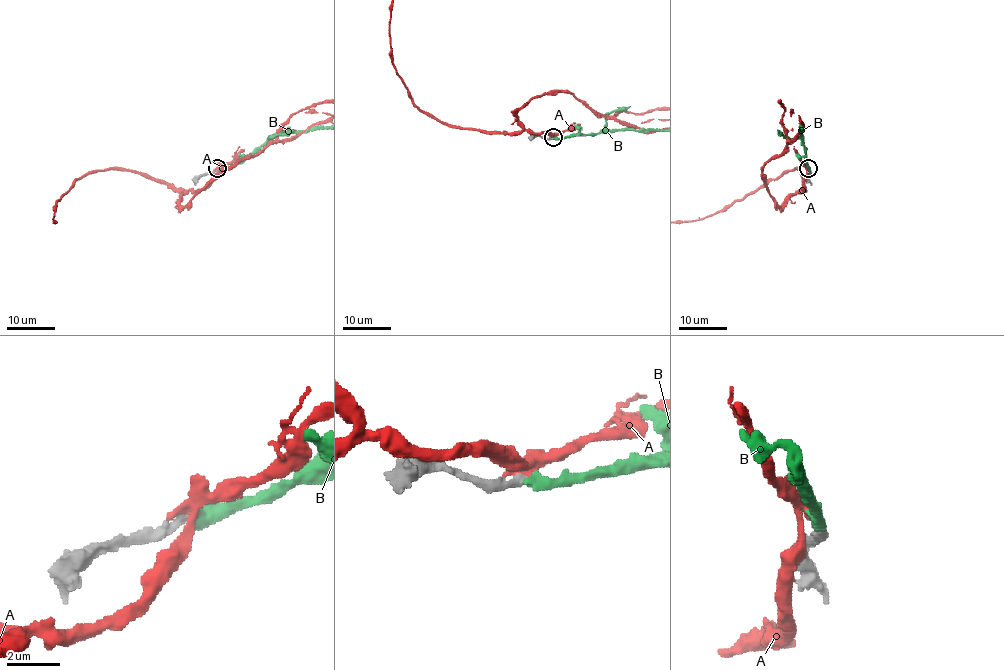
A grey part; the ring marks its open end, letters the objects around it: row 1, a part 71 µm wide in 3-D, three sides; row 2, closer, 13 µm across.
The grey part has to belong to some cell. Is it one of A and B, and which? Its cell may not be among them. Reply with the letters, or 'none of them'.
A

